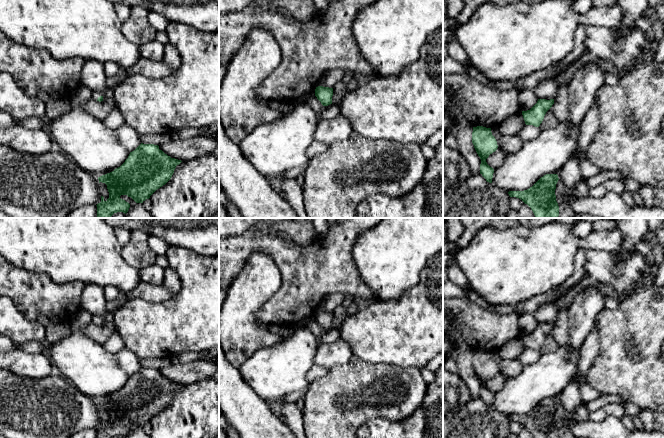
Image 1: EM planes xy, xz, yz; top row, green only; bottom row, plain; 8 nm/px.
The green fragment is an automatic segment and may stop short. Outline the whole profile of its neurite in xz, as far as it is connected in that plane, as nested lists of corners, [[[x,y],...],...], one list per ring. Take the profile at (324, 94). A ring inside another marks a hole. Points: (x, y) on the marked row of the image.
[[[318,86],[315,89],[315,96],[323,106],[332,104],[333,88]]]

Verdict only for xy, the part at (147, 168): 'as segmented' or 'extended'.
as segmented

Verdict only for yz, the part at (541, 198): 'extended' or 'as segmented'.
as segmented

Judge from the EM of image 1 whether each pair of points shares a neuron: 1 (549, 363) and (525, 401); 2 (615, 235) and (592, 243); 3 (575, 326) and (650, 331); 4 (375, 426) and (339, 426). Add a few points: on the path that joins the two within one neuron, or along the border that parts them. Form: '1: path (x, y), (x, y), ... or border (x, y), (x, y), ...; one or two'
1: path (547, 372), (527, 392); one
2: path (609, 240), (598, 240); one
3: border (603, 307), (593, 326); two
4: border (383, 417), (370, 419), (359, 427); two

